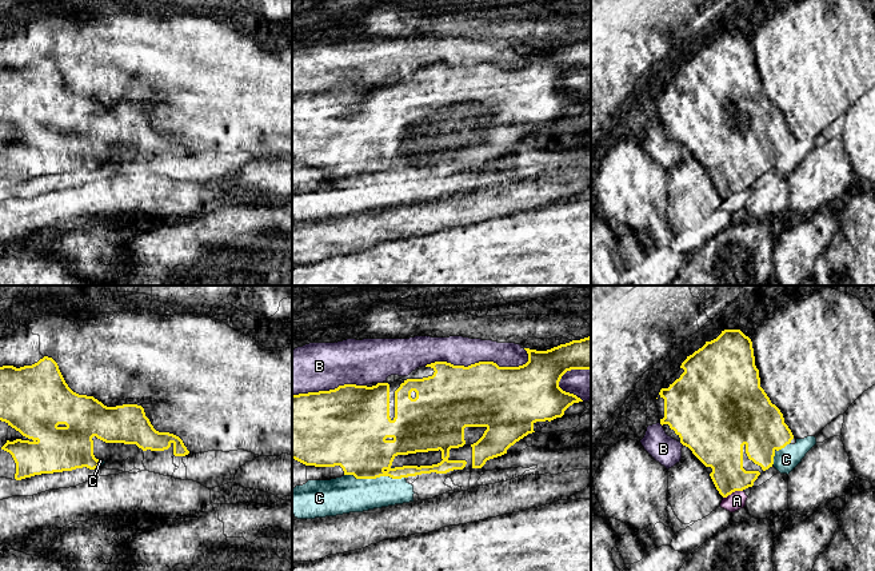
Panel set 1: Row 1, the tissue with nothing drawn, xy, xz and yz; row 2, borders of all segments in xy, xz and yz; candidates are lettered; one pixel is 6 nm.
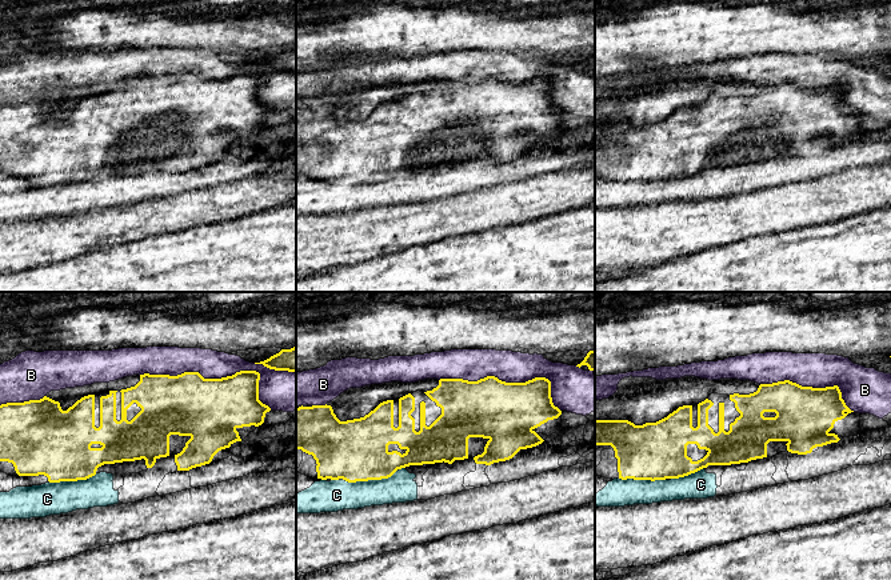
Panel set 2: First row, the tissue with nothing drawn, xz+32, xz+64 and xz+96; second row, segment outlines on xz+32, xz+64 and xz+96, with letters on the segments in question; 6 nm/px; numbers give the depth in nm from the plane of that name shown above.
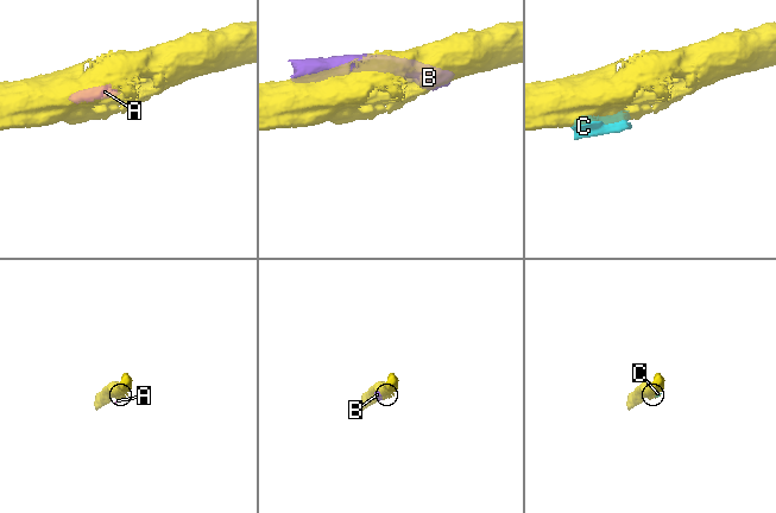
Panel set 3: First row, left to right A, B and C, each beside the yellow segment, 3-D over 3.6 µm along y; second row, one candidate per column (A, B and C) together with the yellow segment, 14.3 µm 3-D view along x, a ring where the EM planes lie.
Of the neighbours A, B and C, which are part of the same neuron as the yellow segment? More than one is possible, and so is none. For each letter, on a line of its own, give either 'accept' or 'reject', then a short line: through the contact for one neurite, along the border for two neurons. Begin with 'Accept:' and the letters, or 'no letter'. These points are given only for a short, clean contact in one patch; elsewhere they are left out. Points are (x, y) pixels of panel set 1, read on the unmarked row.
Accept: no letter
A: reject; line yz (742, 191), (735, 191), (723, 199)
B: reject
C: reject

